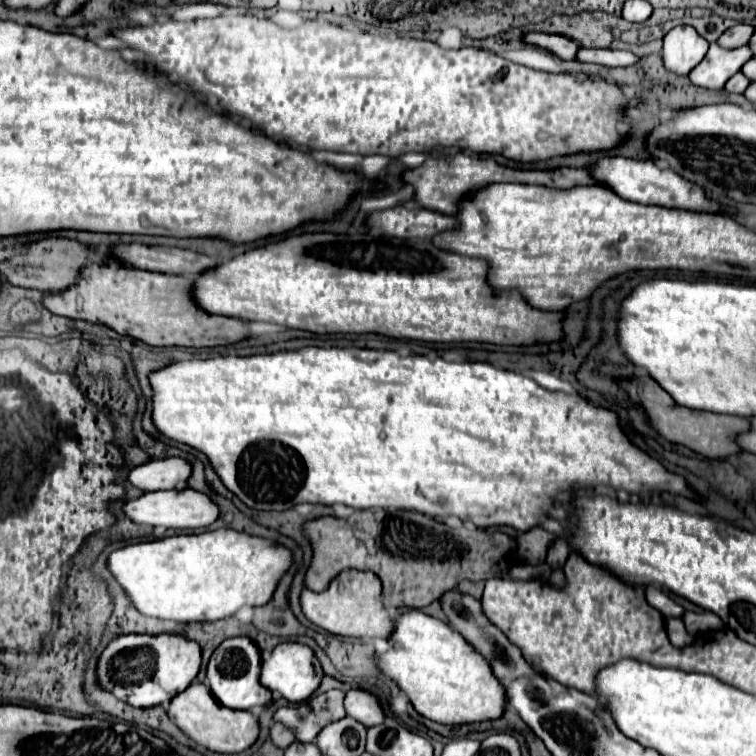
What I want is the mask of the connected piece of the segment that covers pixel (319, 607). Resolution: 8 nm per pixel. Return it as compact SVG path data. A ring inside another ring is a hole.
M357 569L341 571L333 579L333 583L329 583L329 587L321 593L303 589L299 597L299 605L303 615L311 623L323 627L333 635L343 635L343 637L367 635L367 637L385 639L393 631L393 617L387 611L383 611L381 605L381 581L369 571L357 571Z

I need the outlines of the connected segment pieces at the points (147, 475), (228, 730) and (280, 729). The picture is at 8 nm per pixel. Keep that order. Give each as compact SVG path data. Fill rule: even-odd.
M179 457L167 459L151 459L129 473L129 483L141 491L159 491L159 489L175 489L183 485L191 475L191 465Z
M191 683L183 693L173 697L167 707L167 715L191 741L215 753L241 753L253 745L259 733L259 729L255 729L255 717L249 711L223 707L203 683Z
M275 723L275 725L269 729L269 735L271 735L273 745L275 745L275 747L279 747L279 749L289 747L289 743L293 741L293 733L291 733L287 727L279 725L279 723Z

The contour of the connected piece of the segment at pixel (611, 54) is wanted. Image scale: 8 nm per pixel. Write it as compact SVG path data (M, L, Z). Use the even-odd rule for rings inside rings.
M579 49L579 61L597 63L605 67L631 67L639 61L637 55L629 51L615 51L615 49Z

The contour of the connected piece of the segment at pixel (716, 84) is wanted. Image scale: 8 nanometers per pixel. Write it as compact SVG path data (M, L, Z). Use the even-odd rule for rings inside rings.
M713 43L703 57L703 61L689 73L689 79L697 87L705 89L723 89L729 77L733 77L751 57L751 49L739 47L739 49L721 49L717 43Z

